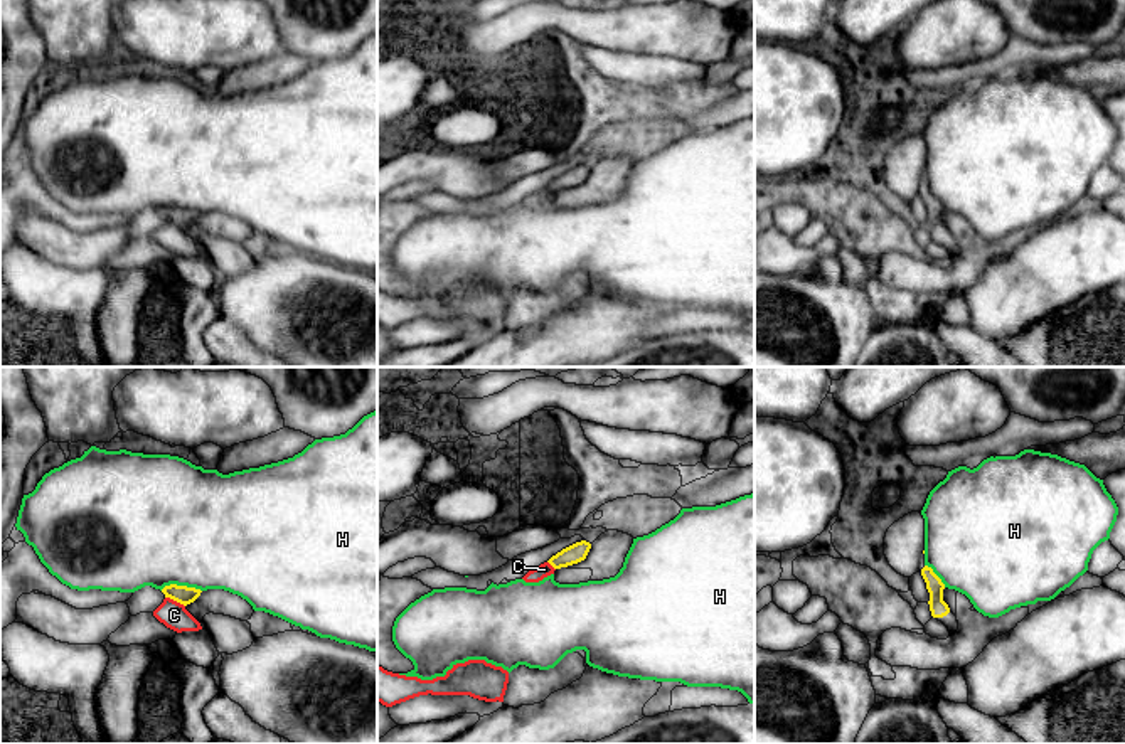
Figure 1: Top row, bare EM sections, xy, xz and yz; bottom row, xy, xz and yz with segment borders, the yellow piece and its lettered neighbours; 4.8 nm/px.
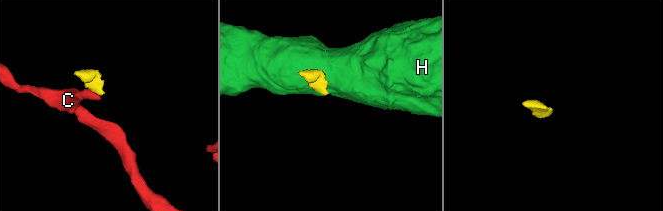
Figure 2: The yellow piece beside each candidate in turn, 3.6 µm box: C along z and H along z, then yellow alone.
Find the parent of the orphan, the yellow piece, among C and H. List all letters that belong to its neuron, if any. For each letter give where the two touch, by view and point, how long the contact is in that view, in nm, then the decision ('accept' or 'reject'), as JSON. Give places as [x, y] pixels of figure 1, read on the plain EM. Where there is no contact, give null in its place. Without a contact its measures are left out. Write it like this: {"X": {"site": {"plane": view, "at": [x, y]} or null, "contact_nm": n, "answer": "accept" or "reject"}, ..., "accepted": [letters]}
{"C": {"site": {"plane": "xy", "at": [175, 223]}, "contact_nm": 110, "answer": "reject"}, "H": {"site": {"plane": "xy", "at": [181, 209]}, "contact_nm": 200, "answer": "reject"}, "accepted": []}

